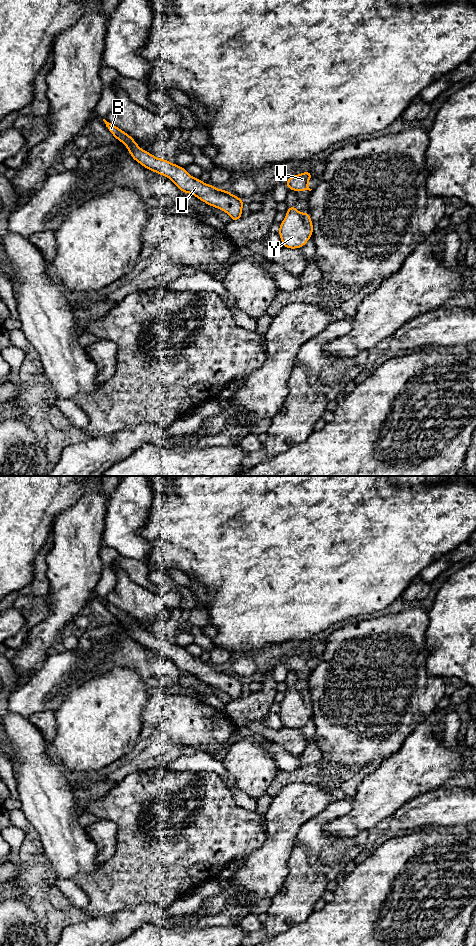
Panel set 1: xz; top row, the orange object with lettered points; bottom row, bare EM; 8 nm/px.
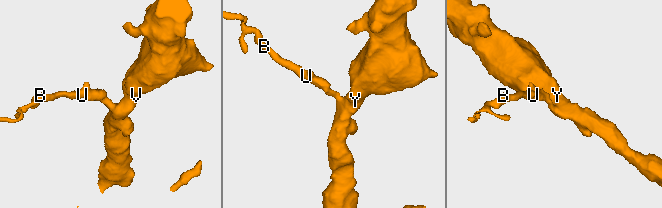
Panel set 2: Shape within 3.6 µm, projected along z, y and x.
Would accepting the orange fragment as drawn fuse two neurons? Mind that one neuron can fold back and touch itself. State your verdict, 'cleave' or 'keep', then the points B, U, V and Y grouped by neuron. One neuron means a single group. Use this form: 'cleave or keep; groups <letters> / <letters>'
keep; groups B U V Y

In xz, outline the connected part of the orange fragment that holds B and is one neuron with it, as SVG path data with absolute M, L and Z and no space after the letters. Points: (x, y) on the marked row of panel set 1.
M105 119L103 121L114 138L122 142L131 157L143 167L169 178L182 193L192 194L204 203L221 209L231 217L232 221L242 218L241 212L245 203L241 198L231 194L227 190L218 189L212 184L208 185L201 179L194 178L185 168L177 164L155 157L148 151L141 149L129 134L107 122Z

